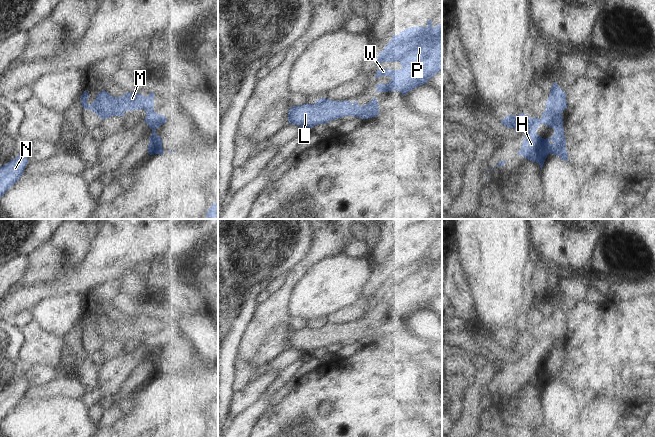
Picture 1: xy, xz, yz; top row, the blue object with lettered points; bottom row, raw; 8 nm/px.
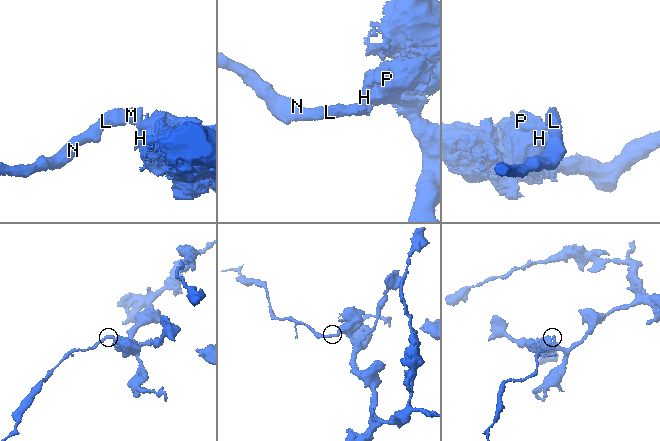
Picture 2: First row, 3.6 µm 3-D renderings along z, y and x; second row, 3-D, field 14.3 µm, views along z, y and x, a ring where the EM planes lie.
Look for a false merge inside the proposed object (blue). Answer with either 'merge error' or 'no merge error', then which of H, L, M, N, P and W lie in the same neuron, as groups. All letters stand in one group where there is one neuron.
merge error; H P W / L M N

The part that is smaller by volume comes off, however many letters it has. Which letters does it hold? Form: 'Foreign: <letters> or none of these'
Foreign: L, M, N

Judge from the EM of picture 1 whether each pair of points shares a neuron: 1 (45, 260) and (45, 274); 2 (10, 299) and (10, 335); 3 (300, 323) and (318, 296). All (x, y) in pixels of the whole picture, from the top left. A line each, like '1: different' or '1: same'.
1: same
2: different
3: different

